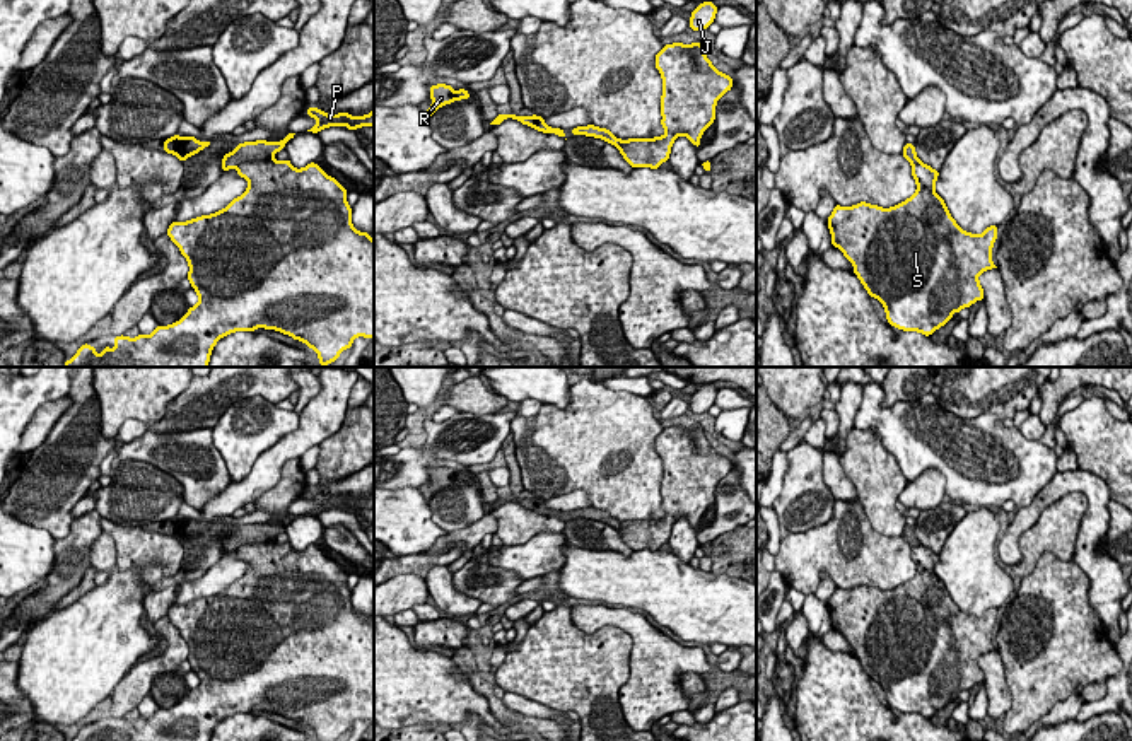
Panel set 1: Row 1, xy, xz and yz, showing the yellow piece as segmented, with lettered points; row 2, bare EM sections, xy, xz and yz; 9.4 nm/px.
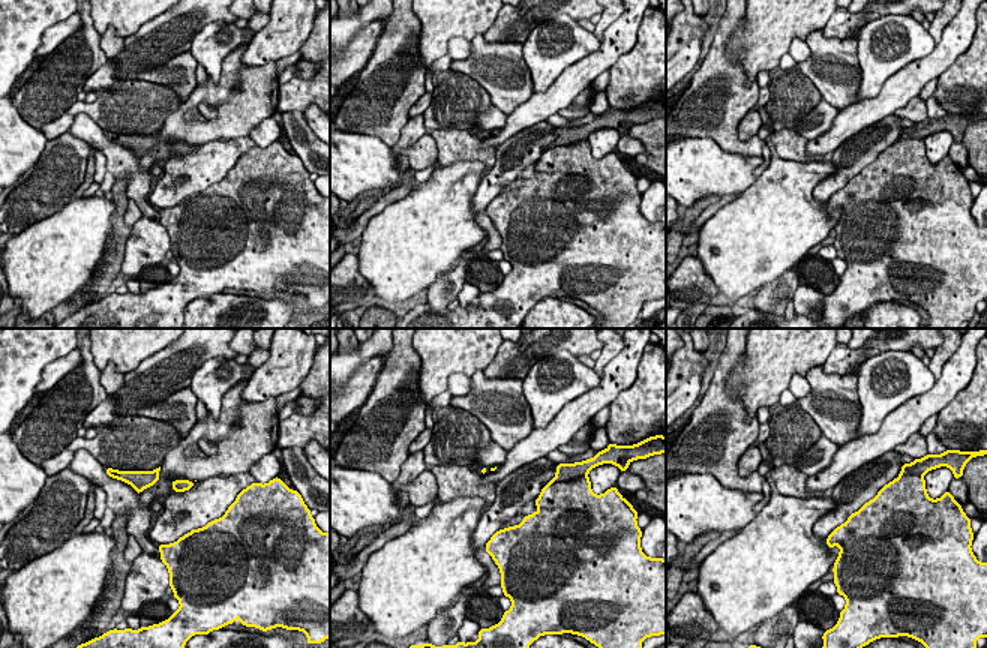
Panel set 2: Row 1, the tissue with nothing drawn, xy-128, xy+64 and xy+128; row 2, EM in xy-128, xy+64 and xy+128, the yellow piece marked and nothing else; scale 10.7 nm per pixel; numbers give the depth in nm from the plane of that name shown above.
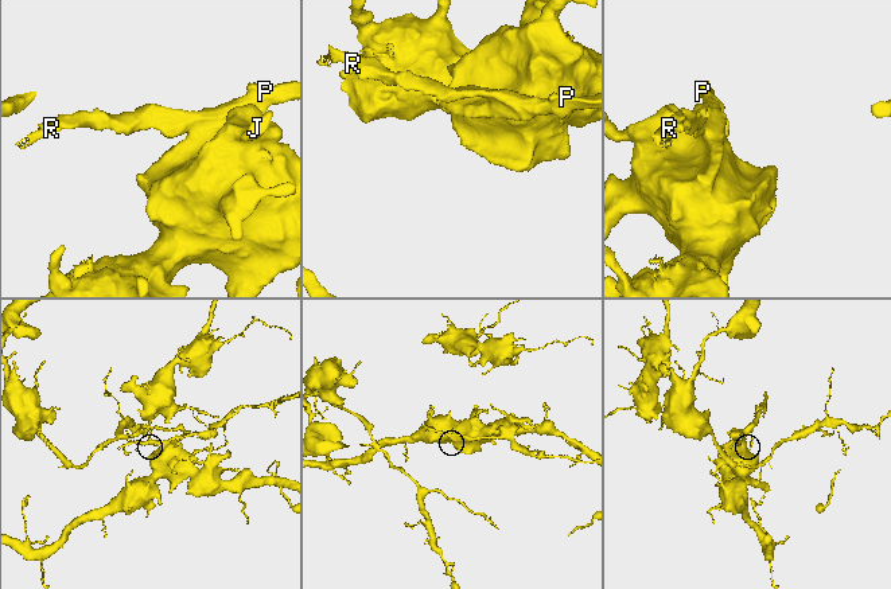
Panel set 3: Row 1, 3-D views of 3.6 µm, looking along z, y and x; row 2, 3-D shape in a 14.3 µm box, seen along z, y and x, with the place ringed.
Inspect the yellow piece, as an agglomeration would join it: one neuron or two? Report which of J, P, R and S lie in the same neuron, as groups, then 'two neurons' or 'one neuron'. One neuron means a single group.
J S / P R; two neurons

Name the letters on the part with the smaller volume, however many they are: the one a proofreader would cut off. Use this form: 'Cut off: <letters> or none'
Cut off: P, R

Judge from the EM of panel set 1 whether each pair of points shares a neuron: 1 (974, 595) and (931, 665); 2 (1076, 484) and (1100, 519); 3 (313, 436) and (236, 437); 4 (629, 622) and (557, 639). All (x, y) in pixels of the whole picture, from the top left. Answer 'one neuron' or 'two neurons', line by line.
1: two neurons
2: one neuron
3: two neurons
4: two neurons

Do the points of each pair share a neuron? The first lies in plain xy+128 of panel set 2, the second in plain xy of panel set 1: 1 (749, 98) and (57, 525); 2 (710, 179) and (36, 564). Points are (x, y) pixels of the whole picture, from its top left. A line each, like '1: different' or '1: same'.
1: same
2: same

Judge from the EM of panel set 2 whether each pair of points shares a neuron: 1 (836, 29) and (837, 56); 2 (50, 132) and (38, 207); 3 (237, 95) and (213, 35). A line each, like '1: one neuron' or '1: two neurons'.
1: two neurons
2: two neurons
3: two neurons

